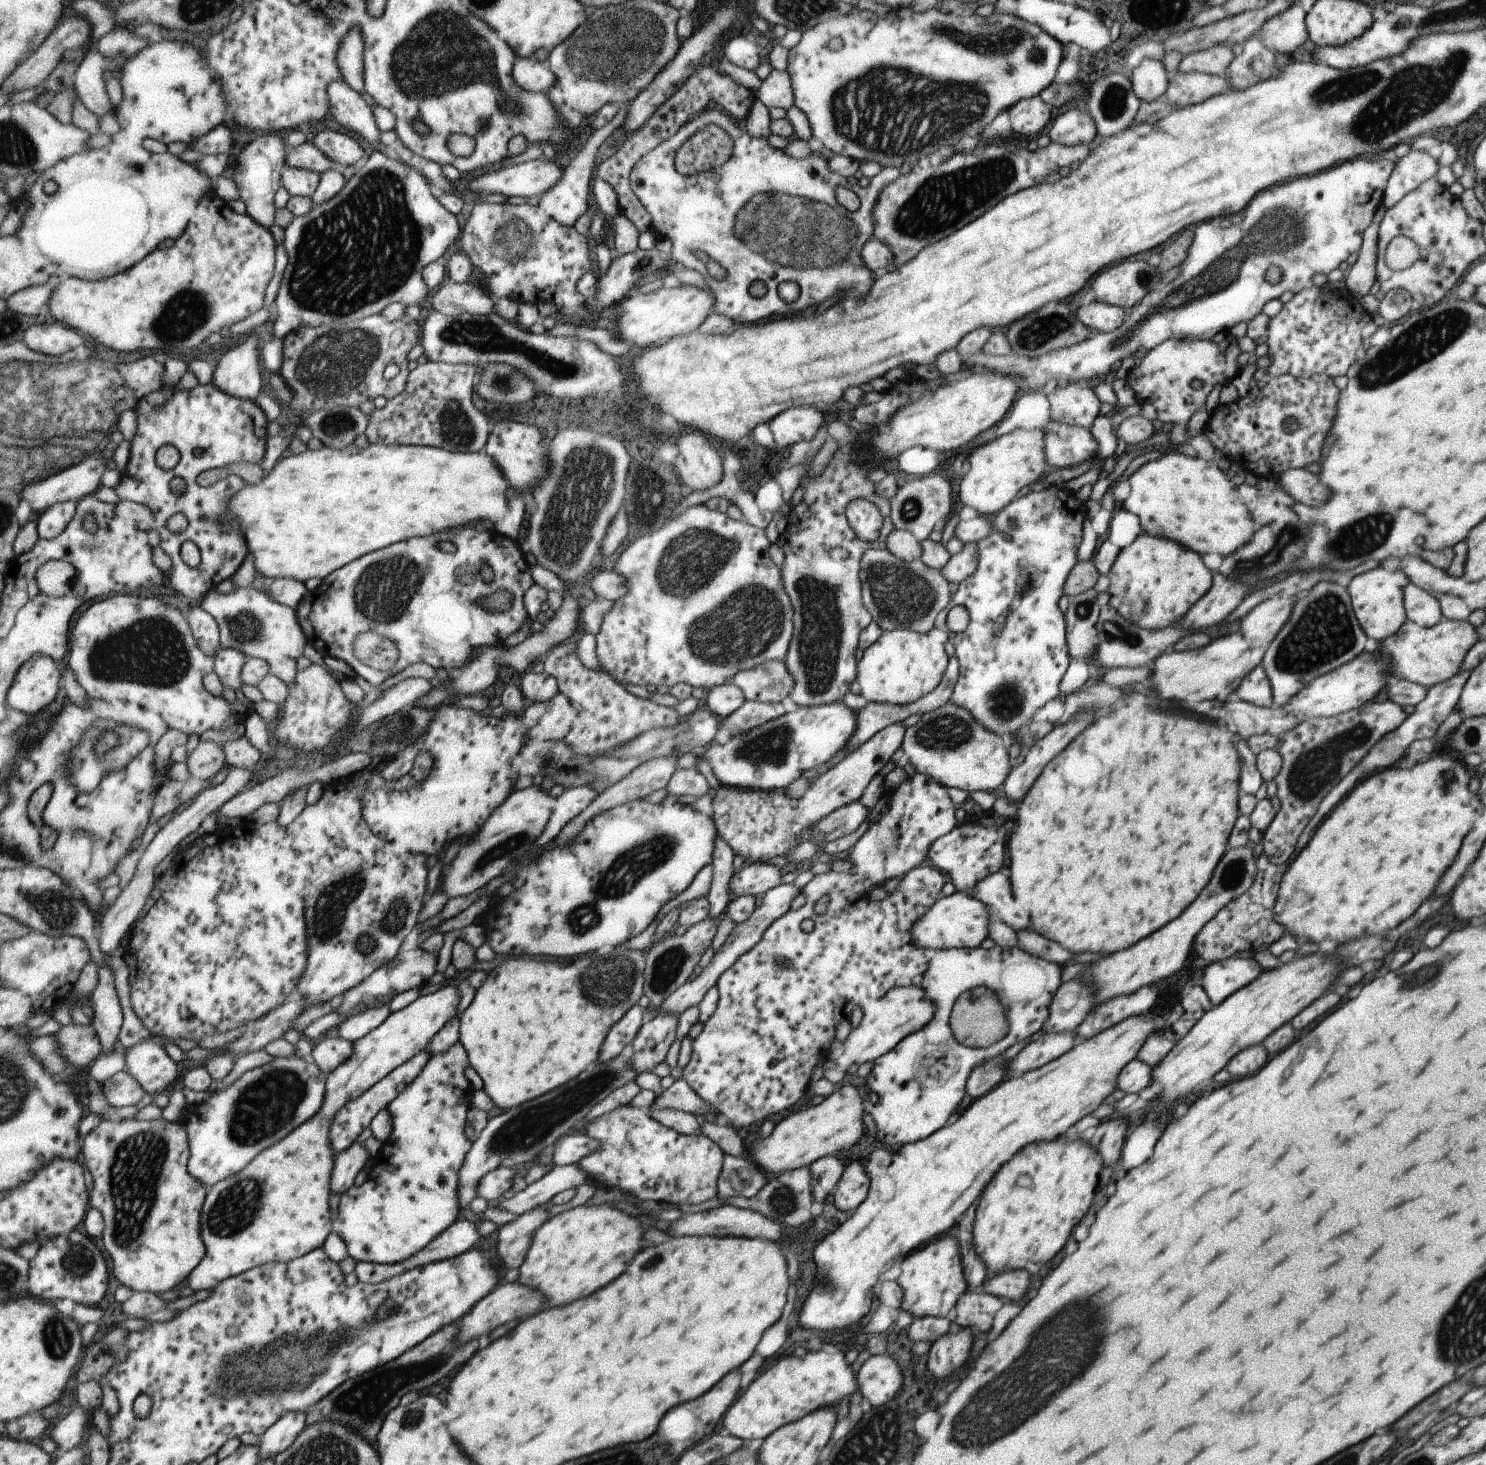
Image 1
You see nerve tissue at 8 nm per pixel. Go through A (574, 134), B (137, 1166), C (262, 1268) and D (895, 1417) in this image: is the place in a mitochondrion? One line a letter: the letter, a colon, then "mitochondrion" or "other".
A: other
B: mitochondrion
C: other
D: mitochondrion

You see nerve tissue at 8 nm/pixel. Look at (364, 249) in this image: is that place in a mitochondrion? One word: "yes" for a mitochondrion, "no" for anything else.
yes

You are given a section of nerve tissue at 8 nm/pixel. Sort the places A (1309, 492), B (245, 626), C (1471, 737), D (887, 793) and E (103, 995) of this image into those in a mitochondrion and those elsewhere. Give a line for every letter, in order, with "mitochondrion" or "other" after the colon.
A: other
B: mitochondrion
C: mitochondrion
D: other
E: other

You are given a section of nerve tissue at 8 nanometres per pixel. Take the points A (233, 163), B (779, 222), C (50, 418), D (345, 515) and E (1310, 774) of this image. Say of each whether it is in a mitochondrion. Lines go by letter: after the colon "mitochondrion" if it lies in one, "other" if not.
A: other
B: mitochondrion
C: mitochondrion
D: other
E: mitochondrion

